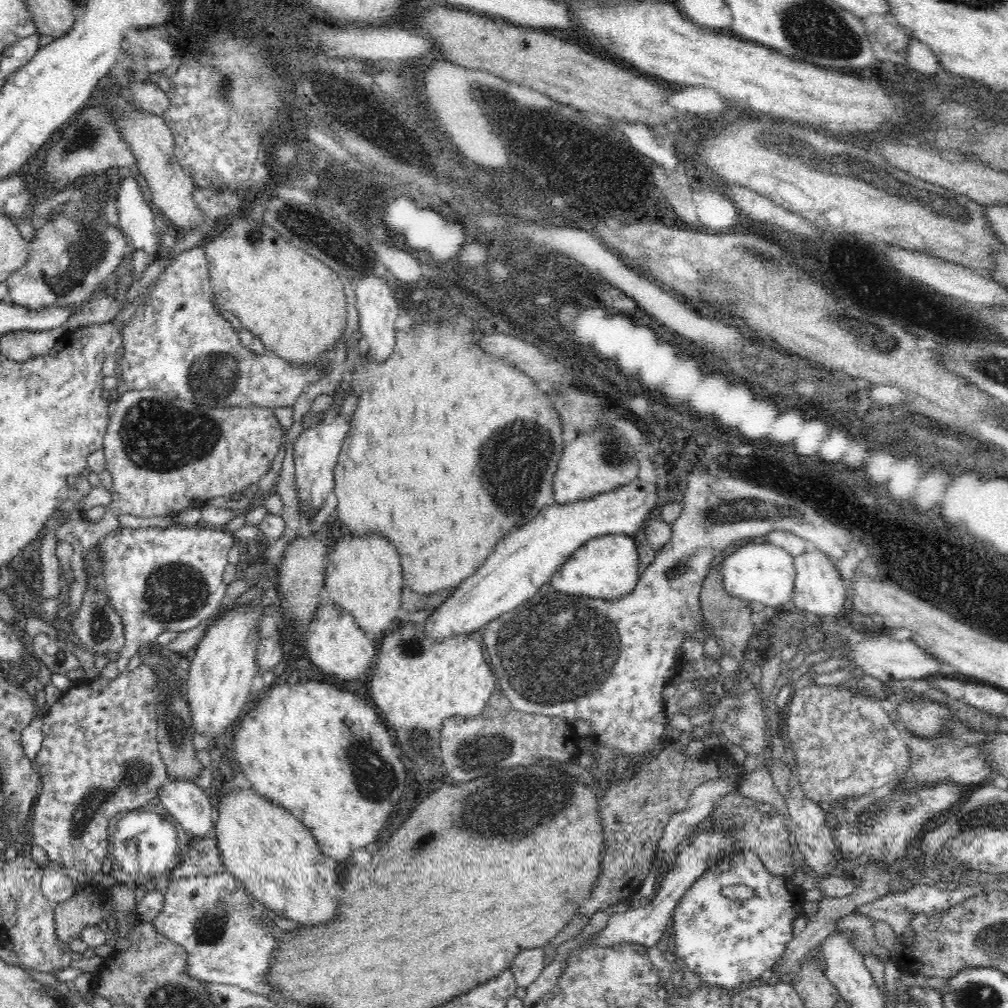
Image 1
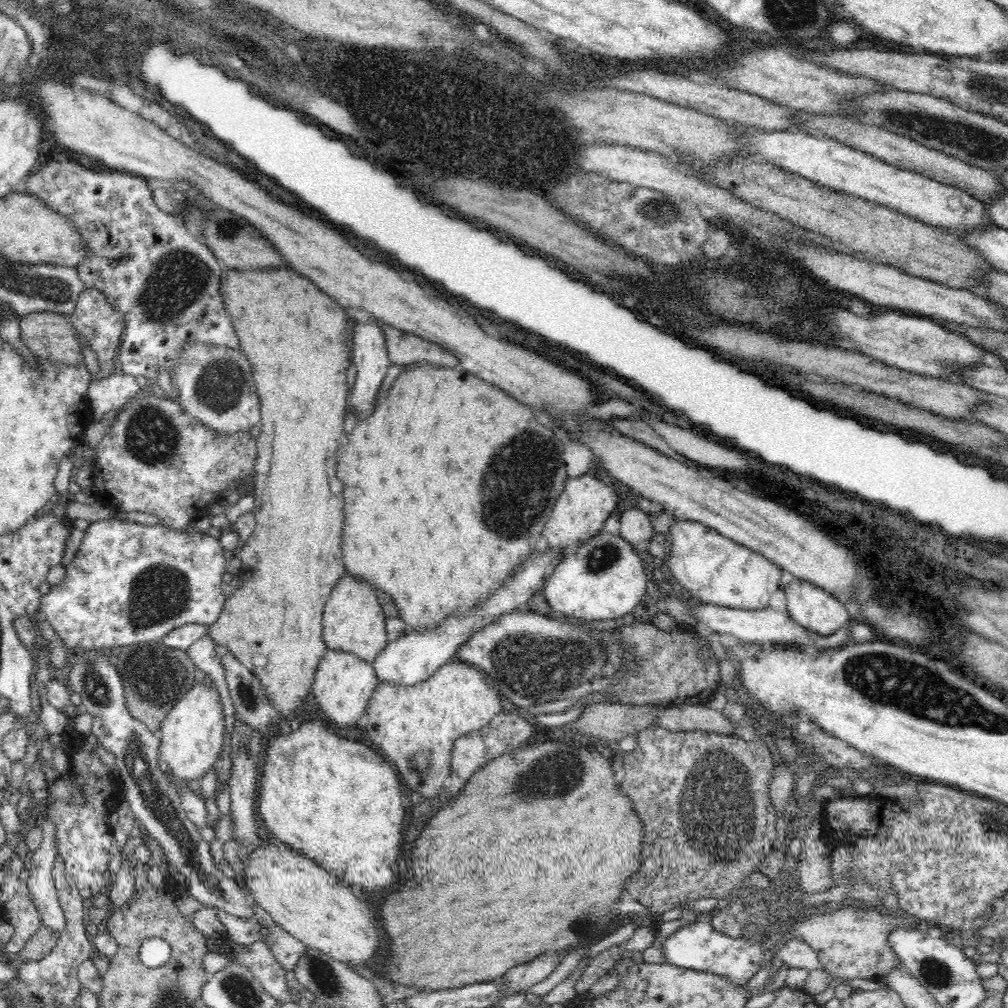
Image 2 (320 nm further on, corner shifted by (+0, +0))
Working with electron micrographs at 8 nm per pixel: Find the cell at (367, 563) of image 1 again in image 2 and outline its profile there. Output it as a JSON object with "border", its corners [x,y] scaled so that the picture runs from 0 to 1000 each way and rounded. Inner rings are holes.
{"border":[[[346,568],[341,570],[329,585],[320,607],[320,636],[326,645],[351,649],[355,654],[368,659],[384,640],[381,619],[384,612],[378,604],[371,581]]]}

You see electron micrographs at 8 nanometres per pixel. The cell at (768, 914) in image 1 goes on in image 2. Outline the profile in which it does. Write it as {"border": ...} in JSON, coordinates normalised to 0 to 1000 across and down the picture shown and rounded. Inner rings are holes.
{"border":[[[688,915],[665,928],[657,938],[657,944],[661,956],[673,960],[702,964],[715,969],[720,969],[728,976],[739,978],[742,972],[754,962],[758,952],[758,941],[763,937],[760,934],[751,936],[750,932],[741,934],[738,931],[726,931],[721,927],[714,927],[708,923],[703,915]]]}

